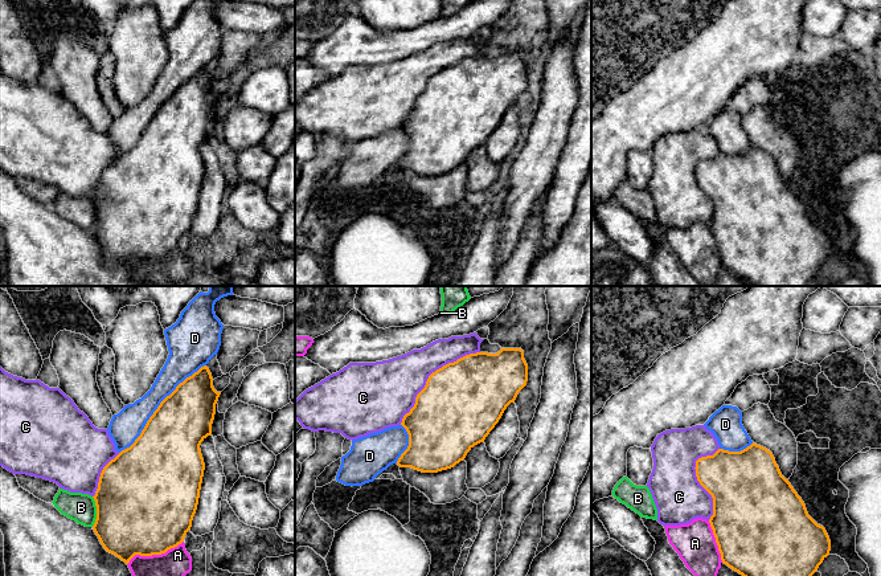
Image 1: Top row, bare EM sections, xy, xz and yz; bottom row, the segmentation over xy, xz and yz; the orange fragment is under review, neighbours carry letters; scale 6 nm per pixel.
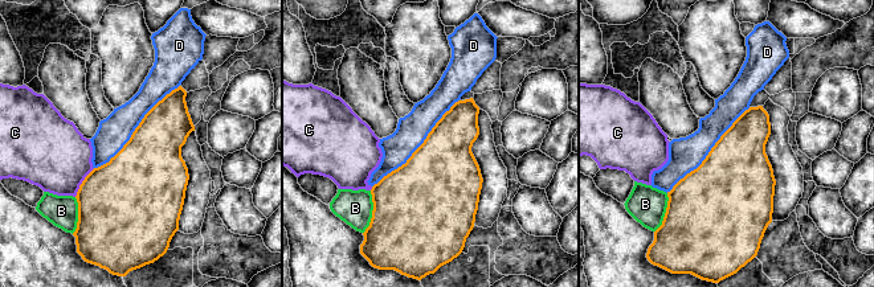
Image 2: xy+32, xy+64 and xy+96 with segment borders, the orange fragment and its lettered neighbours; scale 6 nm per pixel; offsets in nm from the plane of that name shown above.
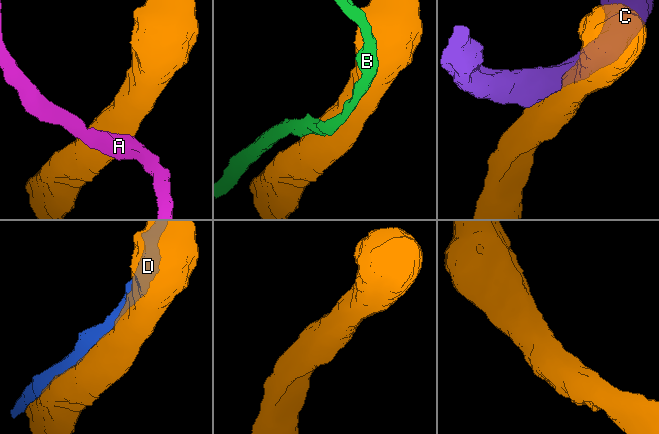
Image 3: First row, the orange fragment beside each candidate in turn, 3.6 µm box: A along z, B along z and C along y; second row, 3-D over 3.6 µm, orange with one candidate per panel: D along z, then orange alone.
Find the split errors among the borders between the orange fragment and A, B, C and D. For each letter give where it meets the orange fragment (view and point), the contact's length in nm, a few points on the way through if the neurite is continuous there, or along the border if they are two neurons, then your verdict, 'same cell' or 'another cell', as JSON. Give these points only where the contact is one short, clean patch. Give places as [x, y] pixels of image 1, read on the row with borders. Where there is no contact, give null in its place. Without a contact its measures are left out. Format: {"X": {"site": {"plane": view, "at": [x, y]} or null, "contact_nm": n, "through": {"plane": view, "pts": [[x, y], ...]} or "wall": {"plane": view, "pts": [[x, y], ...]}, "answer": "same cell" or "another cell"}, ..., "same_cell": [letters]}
{"A": {"site": {"plane": "xy", "at": [154, 554]}, "contact_nm": 380, "answer": "another cell"}, "B": {"site": {"plane": "xy", "at": [97, 511]}, "contact_nm": 180, "answer": "another cell"}, "C": {"site": {"plane": "xz", "at": [430, 375]}, "contact_nm": 650, "answer": "another cell"}, "D": {"site": {"plane": "xy", "at": [158, 407]}, "contact_nm": 750, "answer": "same cell"}, "same_cell": ["D"]}

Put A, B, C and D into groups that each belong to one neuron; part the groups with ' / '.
A / B / C / D

